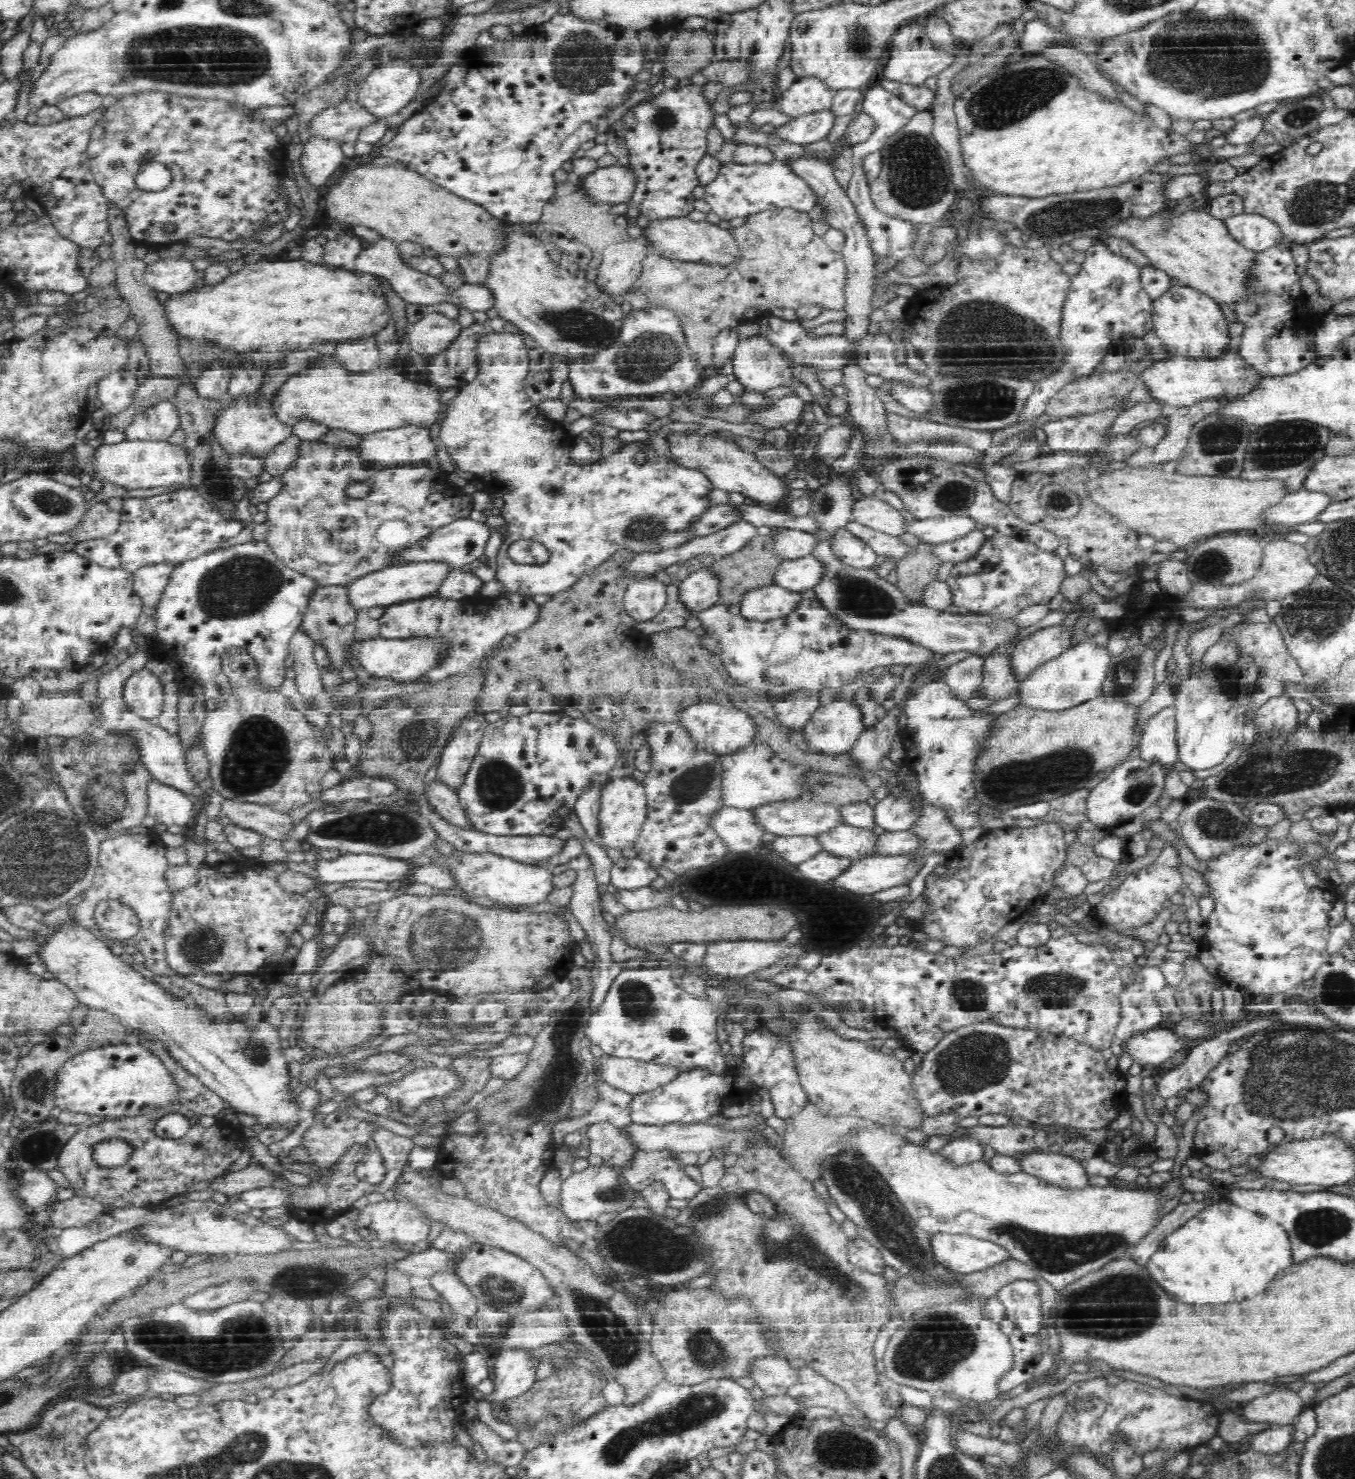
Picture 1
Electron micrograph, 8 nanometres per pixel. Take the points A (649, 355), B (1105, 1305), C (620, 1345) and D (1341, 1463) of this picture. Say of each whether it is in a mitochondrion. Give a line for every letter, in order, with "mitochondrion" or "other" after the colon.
A: mitochondrion
B: mitochondrion
C: mitochondrion
D: mitochondrion

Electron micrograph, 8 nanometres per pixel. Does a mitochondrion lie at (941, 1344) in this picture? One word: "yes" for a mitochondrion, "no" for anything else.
yes

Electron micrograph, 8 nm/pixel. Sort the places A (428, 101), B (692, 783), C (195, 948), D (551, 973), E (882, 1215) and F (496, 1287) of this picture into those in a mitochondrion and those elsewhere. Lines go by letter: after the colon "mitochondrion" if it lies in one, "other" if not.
A: other
B: mitochondrion
C: mitochondrion
D: other
E: mitochondrion
F: mitochondrion

